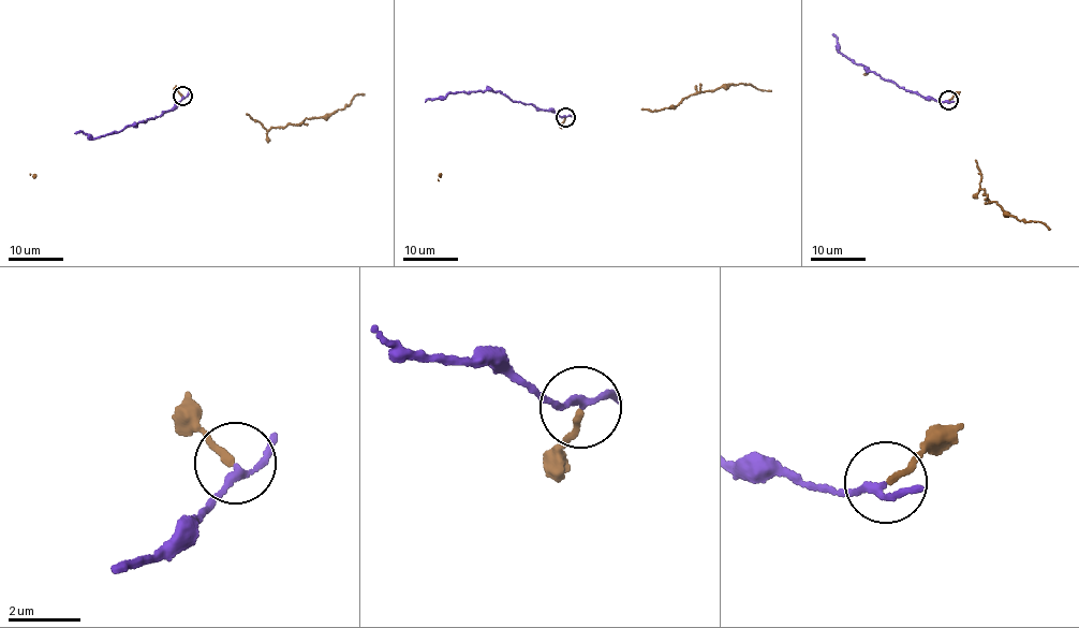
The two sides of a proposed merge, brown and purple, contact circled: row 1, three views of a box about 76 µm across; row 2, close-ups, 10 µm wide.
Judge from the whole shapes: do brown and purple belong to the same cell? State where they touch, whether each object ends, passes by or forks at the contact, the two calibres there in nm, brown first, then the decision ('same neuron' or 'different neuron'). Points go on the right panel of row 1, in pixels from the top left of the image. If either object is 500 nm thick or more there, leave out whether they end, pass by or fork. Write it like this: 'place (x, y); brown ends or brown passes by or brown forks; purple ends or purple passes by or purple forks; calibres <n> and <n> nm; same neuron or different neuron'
place (948, 100); brown ends; purple passes by; calibres 180 and 160 nm; same neuron

